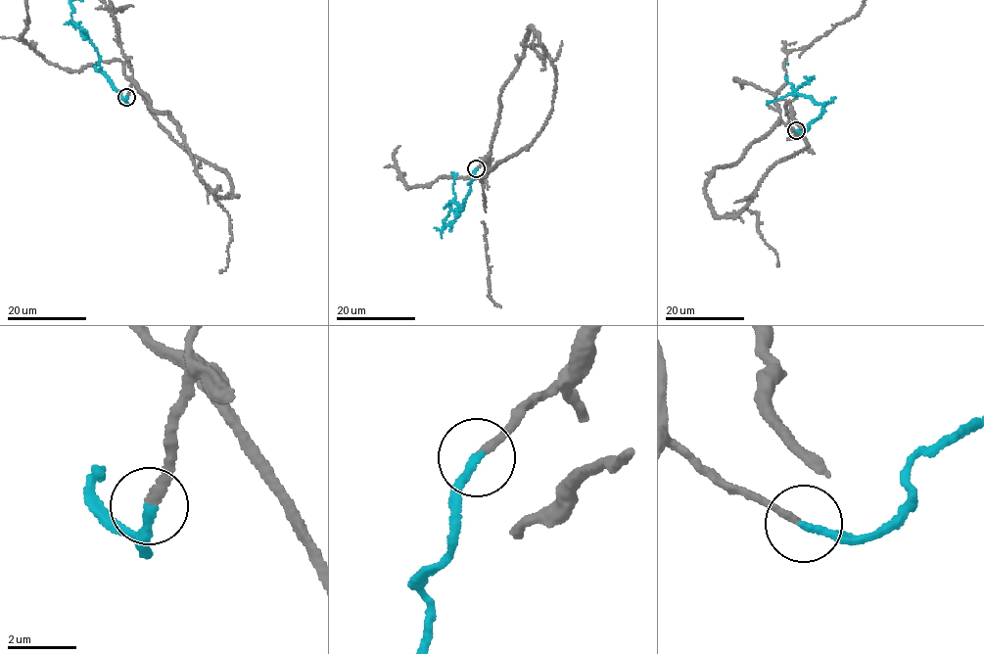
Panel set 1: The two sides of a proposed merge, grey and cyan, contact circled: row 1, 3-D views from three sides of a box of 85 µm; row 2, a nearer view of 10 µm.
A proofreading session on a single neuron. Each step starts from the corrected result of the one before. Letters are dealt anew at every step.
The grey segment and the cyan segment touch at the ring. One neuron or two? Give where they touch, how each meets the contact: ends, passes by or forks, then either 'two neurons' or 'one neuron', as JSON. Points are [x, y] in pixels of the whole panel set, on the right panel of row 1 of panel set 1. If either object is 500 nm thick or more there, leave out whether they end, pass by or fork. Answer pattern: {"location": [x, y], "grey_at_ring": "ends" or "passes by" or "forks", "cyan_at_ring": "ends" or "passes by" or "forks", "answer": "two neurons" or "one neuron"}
{"location": [796, 130], "grey_at_ring": "ends", "cyan_at_ring": "ends", "answer": "one neuron"}

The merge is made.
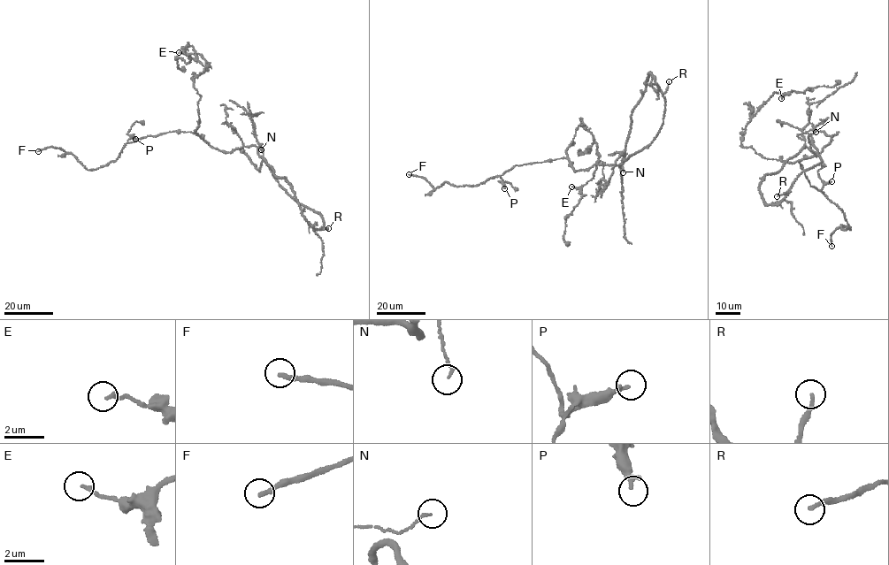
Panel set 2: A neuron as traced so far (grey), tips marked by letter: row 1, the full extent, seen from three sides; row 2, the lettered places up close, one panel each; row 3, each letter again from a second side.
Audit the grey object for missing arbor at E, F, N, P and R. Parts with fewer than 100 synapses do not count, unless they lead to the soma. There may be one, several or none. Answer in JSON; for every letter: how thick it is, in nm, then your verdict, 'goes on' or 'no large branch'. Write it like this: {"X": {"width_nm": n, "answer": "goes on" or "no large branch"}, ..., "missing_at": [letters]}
{"E": {"width_nm": 150, "answer": "no large branch"}, "F": {"width_nm": 220, "answer": "goes on"}, "N": {"width_nm": 130, "answer": "no large branch"}, "P": {"width_nm": 240, "answer": "no large branch"}, "R": {"width_nm": 180, "answer": "goes on"}, "missing_at": ["F", "R"]}

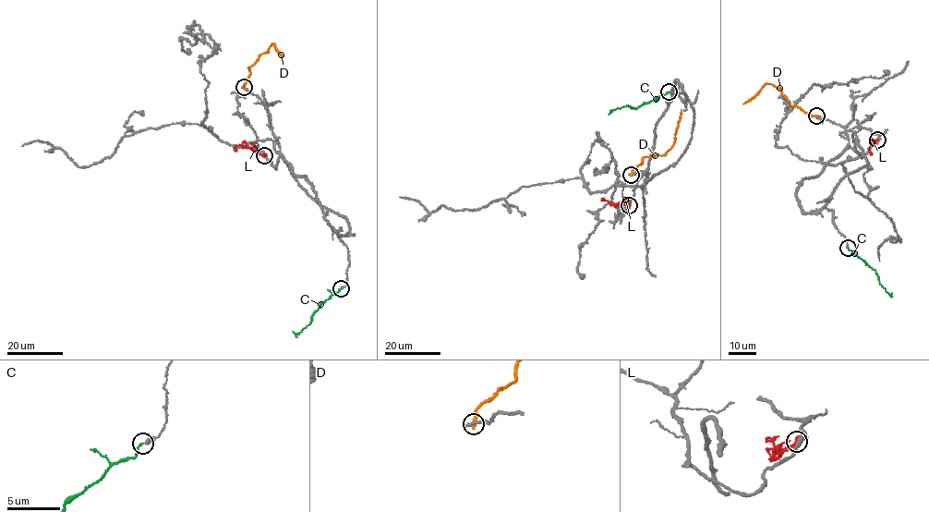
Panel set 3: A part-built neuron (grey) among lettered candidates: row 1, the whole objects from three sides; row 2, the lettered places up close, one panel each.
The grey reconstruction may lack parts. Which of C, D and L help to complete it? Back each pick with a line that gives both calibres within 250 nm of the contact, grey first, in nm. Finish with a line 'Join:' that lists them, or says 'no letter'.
C: 360/140 nm
Join: C

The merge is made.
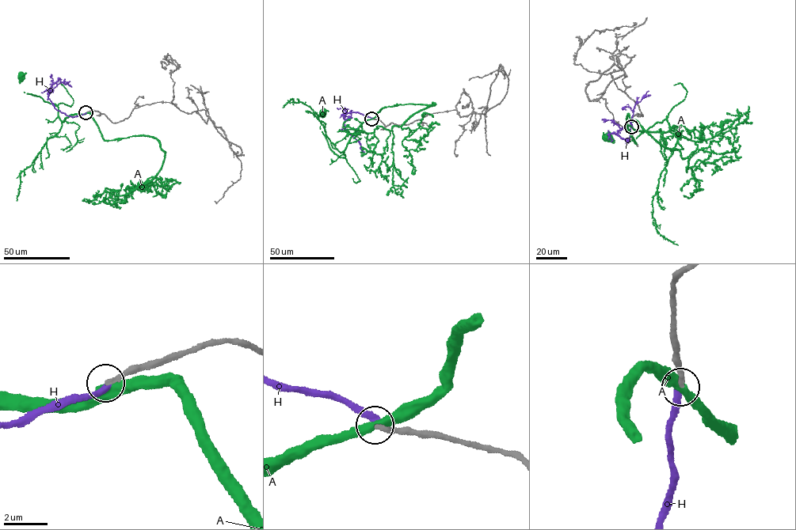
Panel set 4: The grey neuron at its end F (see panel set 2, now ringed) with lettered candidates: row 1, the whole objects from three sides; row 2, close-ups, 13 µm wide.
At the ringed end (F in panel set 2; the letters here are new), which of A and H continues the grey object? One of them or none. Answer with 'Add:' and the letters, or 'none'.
Add: none

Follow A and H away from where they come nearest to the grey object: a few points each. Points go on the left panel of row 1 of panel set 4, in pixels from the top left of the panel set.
A: (85, 112), (104, 140), (158, 140), (164, 160), (132, 191), (130, 181), (135, 189), (150, 182)
H: (85, 112), (67, 115), (55, 108), (47, 97), (49, 91), (57, 84), (62, 82), (71, 87)

